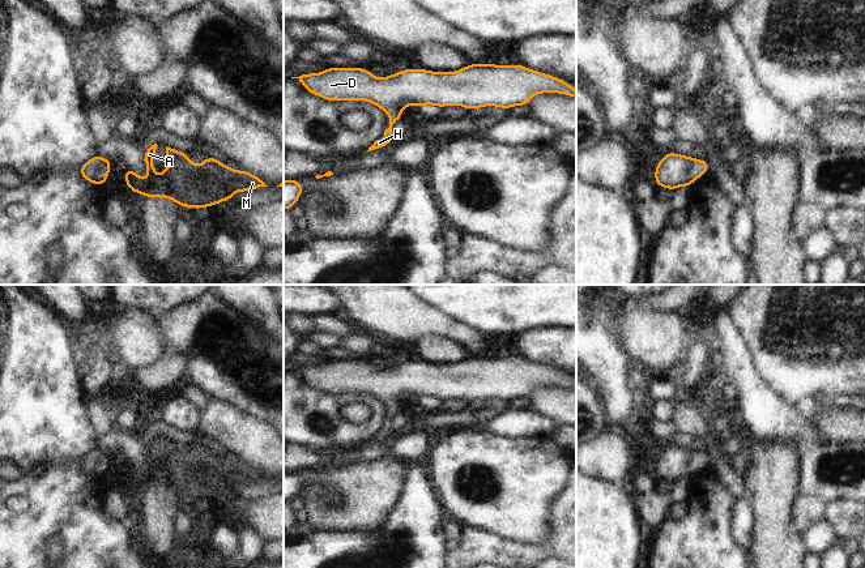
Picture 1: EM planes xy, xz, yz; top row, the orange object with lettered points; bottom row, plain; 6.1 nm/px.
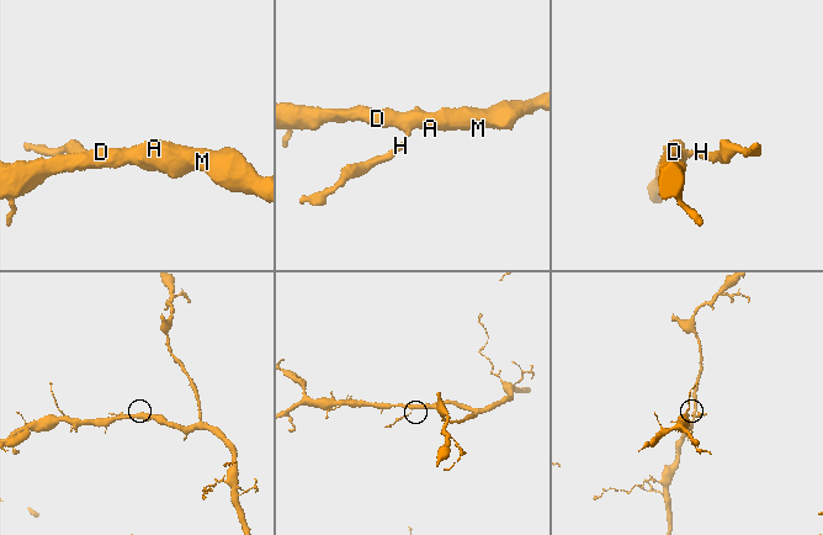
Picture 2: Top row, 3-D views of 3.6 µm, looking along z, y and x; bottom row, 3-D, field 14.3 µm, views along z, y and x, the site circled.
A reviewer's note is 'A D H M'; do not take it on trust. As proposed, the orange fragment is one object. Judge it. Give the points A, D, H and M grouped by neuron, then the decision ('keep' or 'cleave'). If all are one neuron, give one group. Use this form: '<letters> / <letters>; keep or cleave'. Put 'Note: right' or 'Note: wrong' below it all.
A D H M; keep
Note: right

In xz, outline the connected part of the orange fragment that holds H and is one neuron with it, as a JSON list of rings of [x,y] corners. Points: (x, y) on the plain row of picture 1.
[[[491,355],[468,356],[456,364],[431,364],[422,360],[409,360],[383,371],[376,371],[366,360],[329,359],[319,366],[307,366],[291,371],[298,371],[308,385],[319,388],[325,393],[366,393],[388,406],[389,420],[384,423],[384,430],[376,432],[367,444],[383,440],[391,435],[392,418],[401,411],[405,398],[432,397],[440,401],[446,398],[463,398],[468,403],[497,398],[508,402],[515,398],[527,398],[536,387],[542,385],[557,385],[576,390],[576,381],[564,372],[525,360],[519,355],[515,358],[497,358]]]

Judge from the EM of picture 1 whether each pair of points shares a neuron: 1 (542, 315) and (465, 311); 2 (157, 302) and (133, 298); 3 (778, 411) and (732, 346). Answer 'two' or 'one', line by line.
1: one
2: one
3: one

